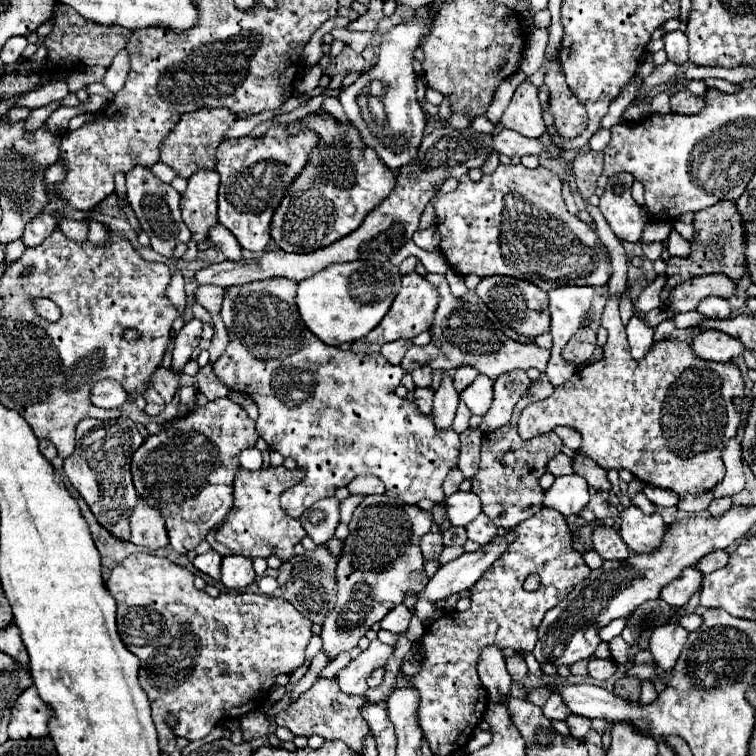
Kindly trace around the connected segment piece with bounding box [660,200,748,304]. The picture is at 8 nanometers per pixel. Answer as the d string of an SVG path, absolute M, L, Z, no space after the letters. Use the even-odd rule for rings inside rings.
M720 200L712 208L706 208L702 212L694 214L694 240L692 240L692 252L686 258L672 256L666 266L666 284L660 292L662 304L668 304L672 290L694 276L708 274L708 272L722 272L730 280L738 282L748 272L746 256L744 256L744 220L742 214L736 208L736 202L732 200Z

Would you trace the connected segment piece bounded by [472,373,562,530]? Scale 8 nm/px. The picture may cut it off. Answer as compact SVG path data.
M541 374L538 380L534 381L529 394L523 396L514 408L512 418L507 426L498 428L484 434L481 444L480 470L472 478L472 492L480 496L482 500L482 512L488 514L488 518L500 528L510 530L516 524L524 522L526 518L538 514L544 508L544 490L540 488L540 476L546 472L548 462L560 454L562 440L552 431L531 440L523 441L518 434L514 434L519 416L531 401L543 400L552 395L554 387L545 374Z

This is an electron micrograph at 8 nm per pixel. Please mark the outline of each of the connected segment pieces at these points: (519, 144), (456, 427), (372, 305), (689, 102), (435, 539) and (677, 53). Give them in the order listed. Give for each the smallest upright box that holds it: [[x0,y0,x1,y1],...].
[[492,128,560,156],[452,404,470,432],[296,262,400,346],[670,90,702,114],[422,534,444,560],[664,30,688,64]]

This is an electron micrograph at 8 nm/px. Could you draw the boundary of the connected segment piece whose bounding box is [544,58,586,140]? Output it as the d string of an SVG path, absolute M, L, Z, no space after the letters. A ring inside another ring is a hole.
M556 58L552 60L544 82L550 88L548 106L550 106L550 114L554 116L554 128L564 140L576 138L586 128L586 110L578 102L578 98L570 92Z

